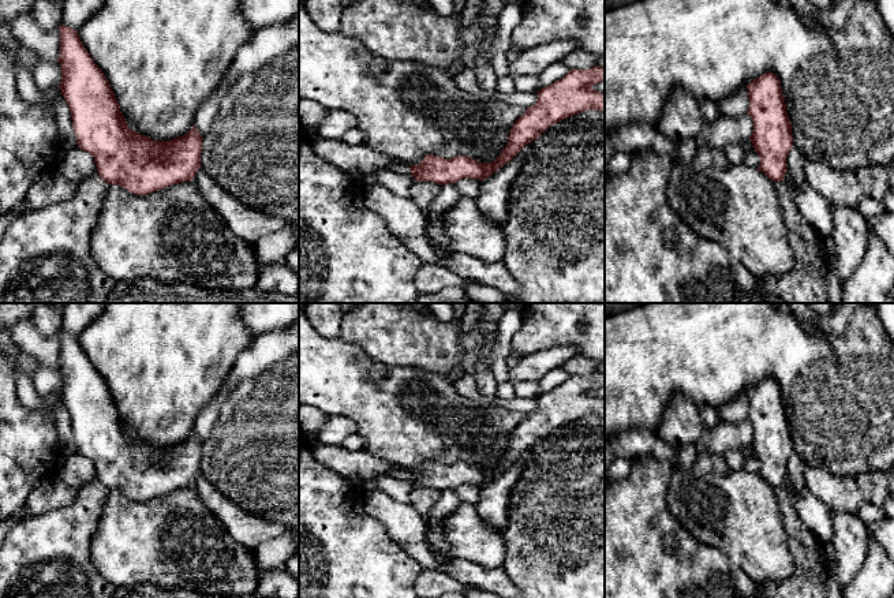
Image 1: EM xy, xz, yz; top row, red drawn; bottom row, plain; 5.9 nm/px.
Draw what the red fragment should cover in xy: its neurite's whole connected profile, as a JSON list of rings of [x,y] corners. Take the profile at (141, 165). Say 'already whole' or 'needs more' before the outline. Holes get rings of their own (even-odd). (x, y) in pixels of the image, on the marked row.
already whole; [[[60,25],[61,94],[71,111],[78,146],[94,157],[98,176],[131,194],[147,195],[172,184],[191,182],[201,168],[202,139],[192,126],[184,135],[171,141],[153,141],[130,130],[109,81],[93,61],[78,31]]]

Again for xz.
already whole; [[[605,67],[571,70],[564,78],[536,91],[536,102],[512,126],[505,147],[493,162],[479,162],[467,156],[446,160],[427,154],[419,165],[409,167],[412,177],[441,186],[464,177],[479,180],[490,177],[550,126],[583,111],[605,111],[605,93],[592,89],[602,81]]]

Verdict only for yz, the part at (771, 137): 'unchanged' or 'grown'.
unchanged

